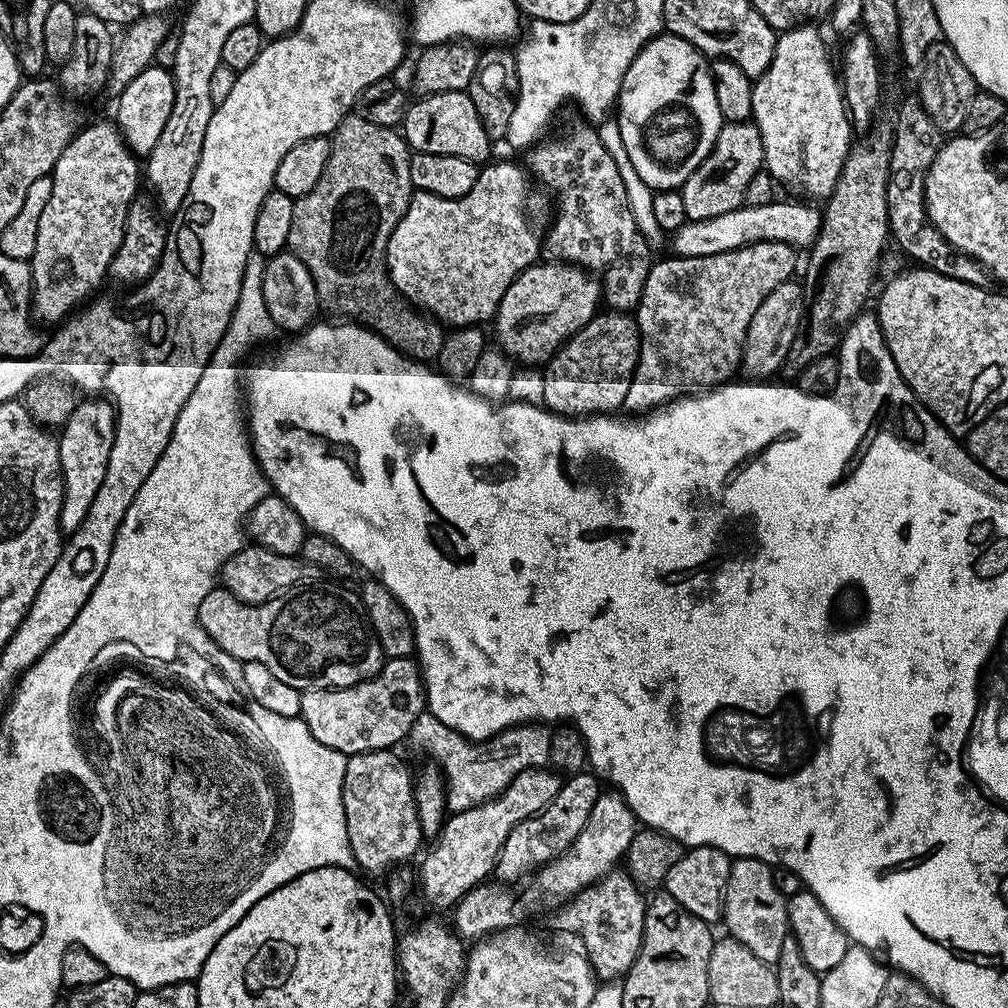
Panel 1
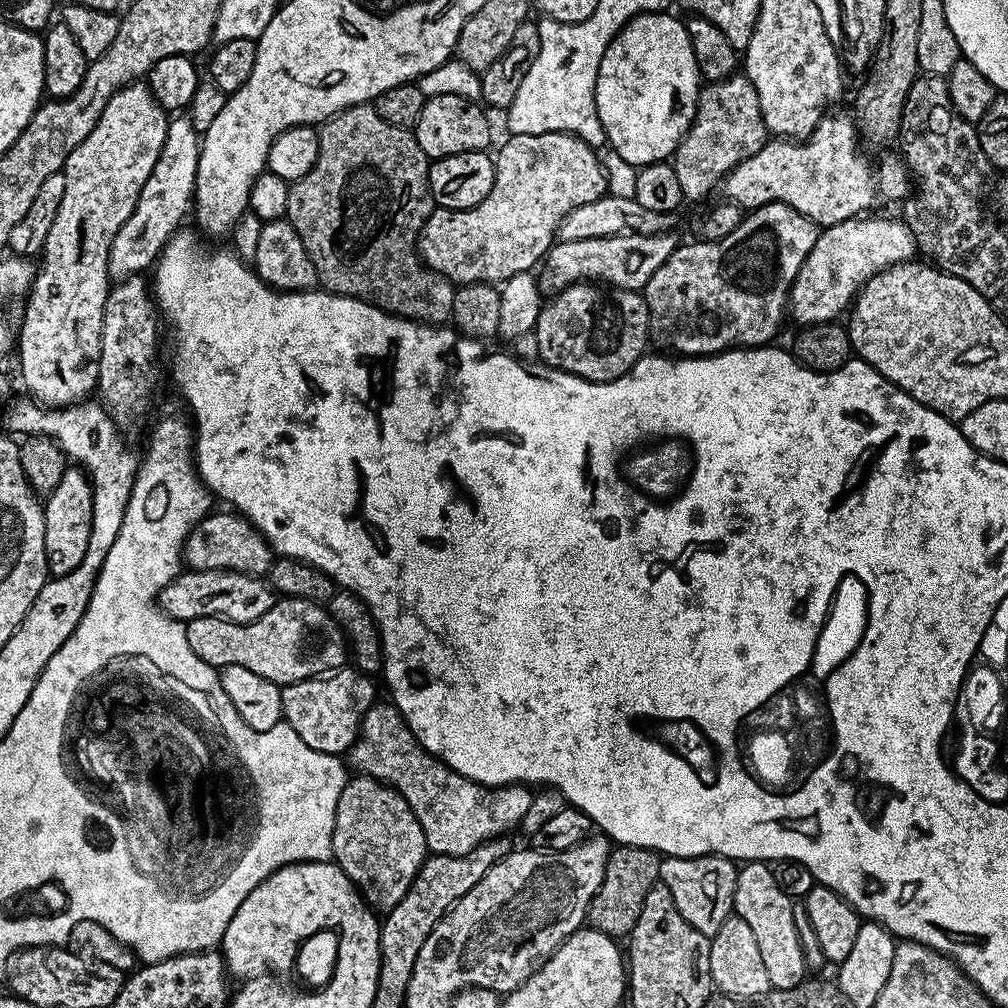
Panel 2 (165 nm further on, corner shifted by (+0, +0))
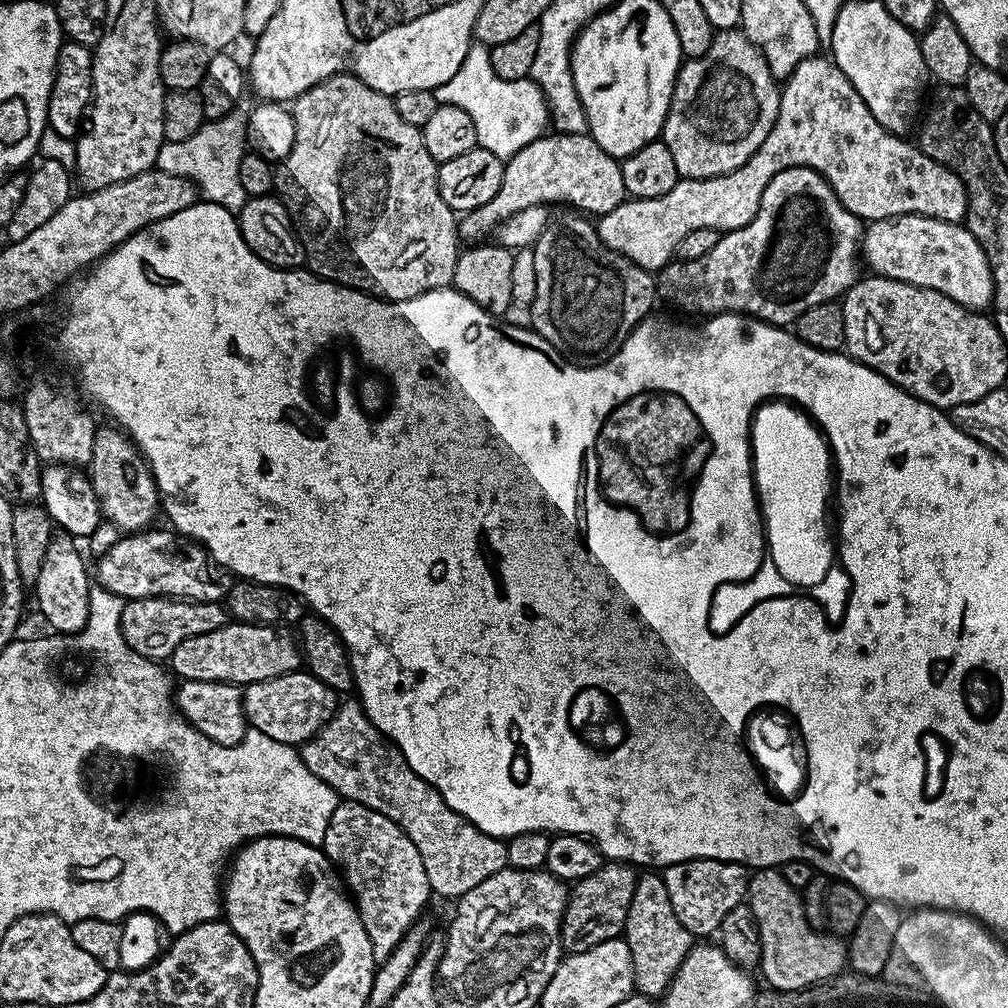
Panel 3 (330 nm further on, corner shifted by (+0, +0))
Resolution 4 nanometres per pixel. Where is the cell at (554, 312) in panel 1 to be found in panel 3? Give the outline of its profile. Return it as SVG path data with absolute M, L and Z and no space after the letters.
M817 54L808 56L783 81L780 93L780 113L766 134L766 142L738 170L728 176L715 176L709 180L685 180L683 178L662 198L638 200L625 199L623 204L614 206L604 216L595 221L596 233L605 246L630 258L647 272L659 273L676 255L676 247L682 238L694 230L716 228L721 233L732 232L735 228L746 226L758 214L762 190L778 174L787 168L812 168L827 180L834 194L846 210L860 217L861 221L885 220L895 216L933 216L951 224L963 221L968 215L968 195L964 183L958 174L946 166L934 162L915 143L907 144L903 135L887 132L886 129L870 114L866 102L854 90L854 86L842 74L835 62Z

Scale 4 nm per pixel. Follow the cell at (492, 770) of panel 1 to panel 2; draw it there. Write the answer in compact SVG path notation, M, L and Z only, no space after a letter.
M377 702L373 704L363 720L360 722L360 734L356 743L348 749L346 760L349 765L356 767L355 771L361 776L372 776L396 789L416 812L418 822L424 831L428 843L429 853L438 856L461 856L470 854L480 844L487 840L494 840L508 834L512 827L516 828L523 822L523 815L530 809L530 802L534 795L531 787L521 783L509 784L502 788L488 788L484 784L474 782L462 774L458 774L438 756L431 756L416 740L416 735L402 718L402 714L391 702Z

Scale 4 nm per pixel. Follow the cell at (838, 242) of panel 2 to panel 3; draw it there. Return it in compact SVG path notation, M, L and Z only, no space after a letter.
M895 216L885 220L873 220L865 227L862 241L862 260L868 264L877 276L885 276L891 280L901 280L919 288L933 288L946 294L963 308L984 310L991 305L994 294L994 282L990 262L978 246L978 238L970 234L970 230L963 223L951 224L933 216Z

